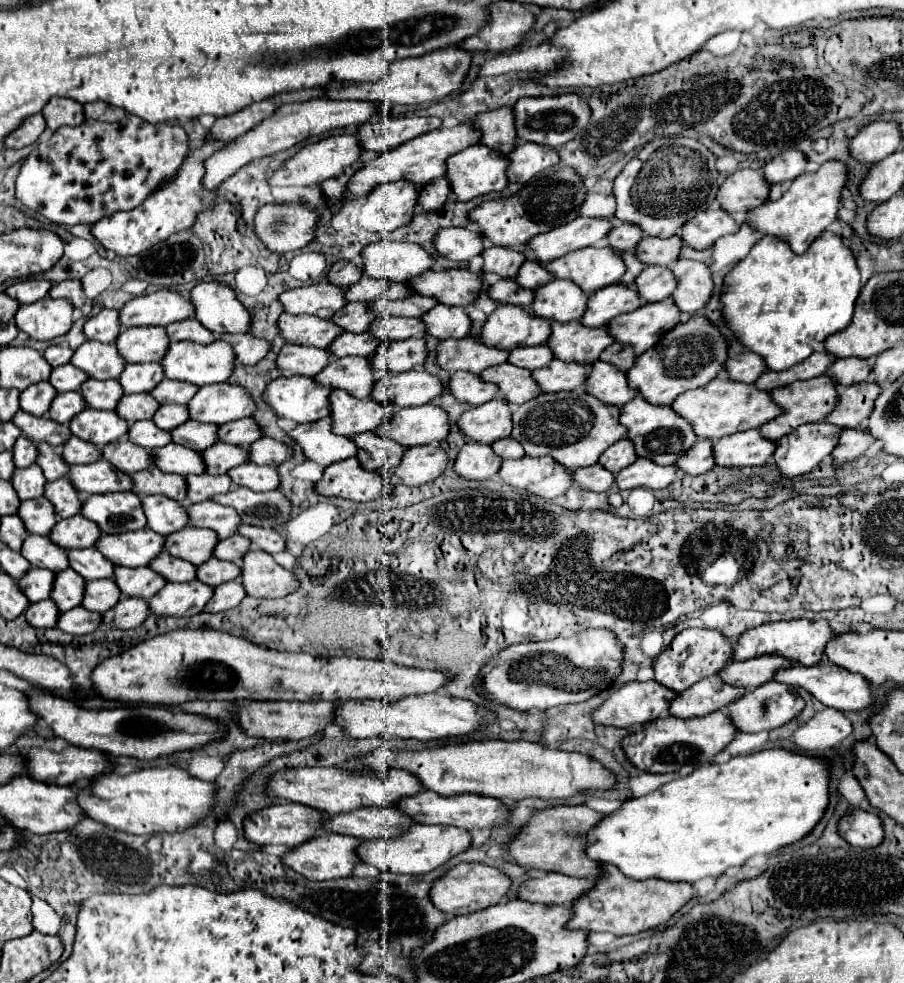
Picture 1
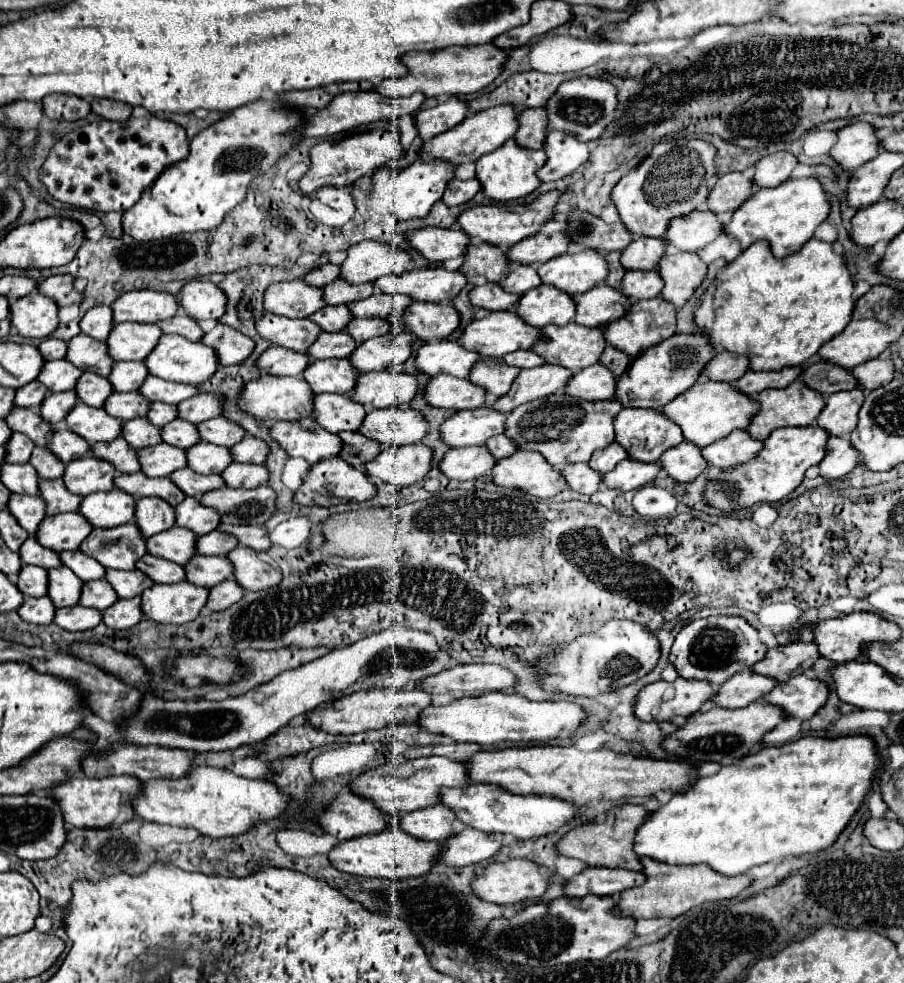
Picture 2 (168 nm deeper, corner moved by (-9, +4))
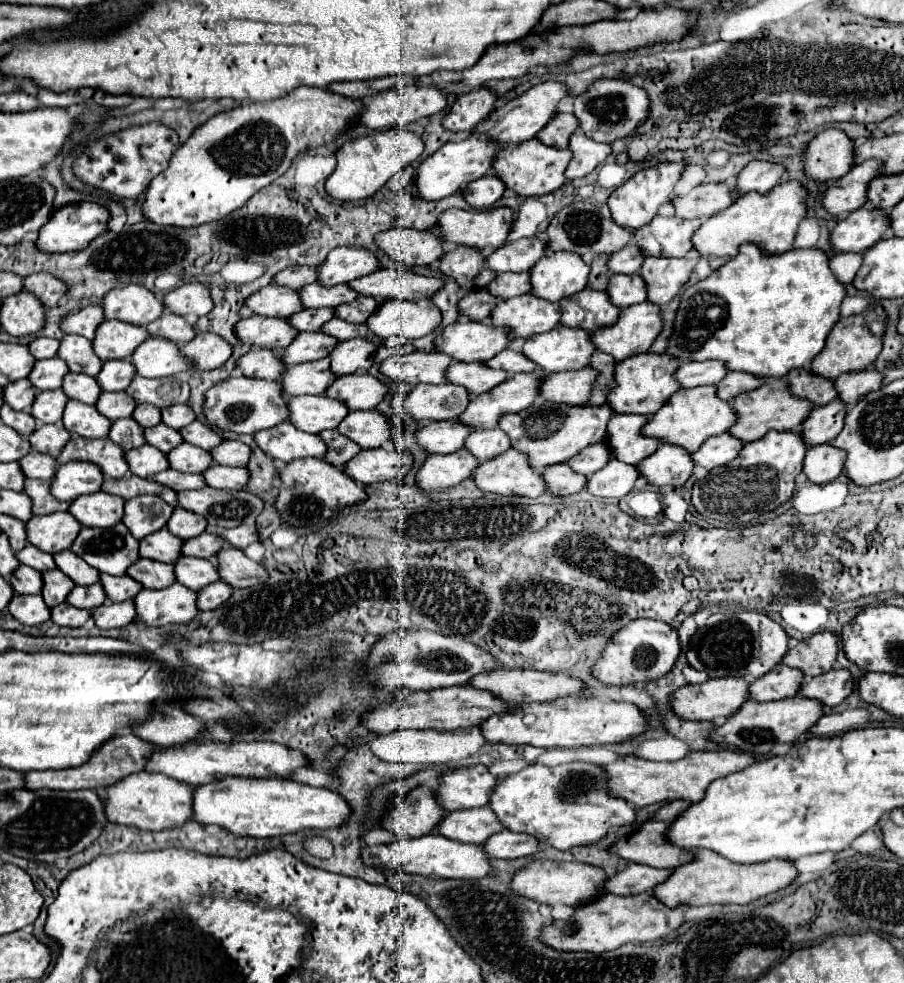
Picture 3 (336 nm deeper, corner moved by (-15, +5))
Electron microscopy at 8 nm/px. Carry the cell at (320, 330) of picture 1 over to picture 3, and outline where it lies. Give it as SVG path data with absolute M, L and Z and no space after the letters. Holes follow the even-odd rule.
M249 316L235 326L235 334L251 346L281 352L297 338L299 332L291 326L287 318Z

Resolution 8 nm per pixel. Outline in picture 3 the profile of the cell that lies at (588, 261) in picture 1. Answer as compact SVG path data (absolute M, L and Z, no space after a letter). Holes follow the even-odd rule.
M549 252L531 268L531 294L559 302L587 288L589 264L579 254Z

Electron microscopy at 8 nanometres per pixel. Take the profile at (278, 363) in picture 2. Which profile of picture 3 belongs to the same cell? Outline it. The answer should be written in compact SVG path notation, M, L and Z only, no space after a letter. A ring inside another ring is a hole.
M253 348L243 358L237 360L237 366L243 370L245 376L265 378L265 380L279 380L283 376L283 370L287 370L279 354L267 348L257 348L257 350Z

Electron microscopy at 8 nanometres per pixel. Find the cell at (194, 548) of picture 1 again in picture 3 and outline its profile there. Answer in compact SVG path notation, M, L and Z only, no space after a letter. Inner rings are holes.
M167 528L157 530L157 532L149 534L147 538L143 538L139 542L139 554L143 558L159 560L159 562L169 562L169 564L179 560L181 548L183 548L183 540L175 538L173 534L169 534Z

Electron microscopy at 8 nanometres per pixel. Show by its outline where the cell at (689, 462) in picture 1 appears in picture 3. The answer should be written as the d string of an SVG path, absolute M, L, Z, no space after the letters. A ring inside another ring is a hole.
M663 442L655 454L637 466L637 470L655 486L679 488L693 476L693 466L695 462L685 448Z

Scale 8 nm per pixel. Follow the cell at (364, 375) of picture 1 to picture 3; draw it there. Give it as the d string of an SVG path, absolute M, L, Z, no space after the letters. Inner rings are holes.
M321 358L287 368L281 378L281 386L287 398L299 394L325 394L335 378L337 374L331 370L331 360Z

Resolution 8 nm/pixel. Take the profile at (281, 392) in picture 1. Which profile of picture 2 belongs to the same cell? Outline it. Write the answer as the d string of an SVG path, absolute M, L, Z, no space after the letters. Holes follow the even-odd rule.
M263 375L247 381L237 395L237 409L257 421L295 421L309 417L313 409L313 393L303 377L273 377Z

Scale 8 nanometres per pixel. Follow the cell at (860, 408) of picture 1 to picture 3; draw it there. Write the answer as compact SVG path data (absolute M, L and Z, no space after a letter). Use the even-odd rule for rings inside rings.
M833 400L825 406L815 408L801 430L807 446L825 444L837 438L837 434L845 426L845 416L847 416L847 404L841 400Z

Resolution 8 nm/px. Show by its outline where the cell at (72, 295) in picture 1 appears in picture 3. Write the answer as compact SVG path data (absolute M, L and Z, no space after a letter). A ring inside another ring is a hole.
M43 272L23 278L23 286L25 286L25 290L33 292L47 308L59 306L59 302L67 294L67 284L63 280L59 280L51 274L43 274Z

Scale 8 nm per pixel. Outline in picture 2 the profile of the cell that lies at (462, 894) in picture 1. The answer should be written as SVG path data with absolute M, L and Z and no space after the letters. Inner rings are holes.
M529 859L491 863L485 867L485 875L473 881L475 895L497 905L515 905L525 899L537 899L547 887L549 875L543 875L539 865Z

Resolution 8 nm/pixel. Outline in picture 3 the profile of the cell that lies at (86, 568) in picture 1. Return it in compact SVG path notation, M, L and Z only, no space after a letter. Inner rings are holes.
M63 550L59 554L53 556L57 562L57 568L61 572L65 572L73 582L77 582L79 586L89 586L99 582L99 570L95 570L93 566L89 566L87 562L83 562L83 558L79 558L77 554L73 554L71 550Z

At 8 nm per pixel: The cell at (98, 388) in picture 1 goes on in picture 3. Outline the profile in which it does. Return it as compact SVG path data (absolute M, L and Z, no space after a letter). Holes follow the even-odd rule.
M71 372L71 374L67 374L67 378L63 382L63 392L69 398L79 400L83 404L97 404L103 390L99 388L99 382L93 376Z

